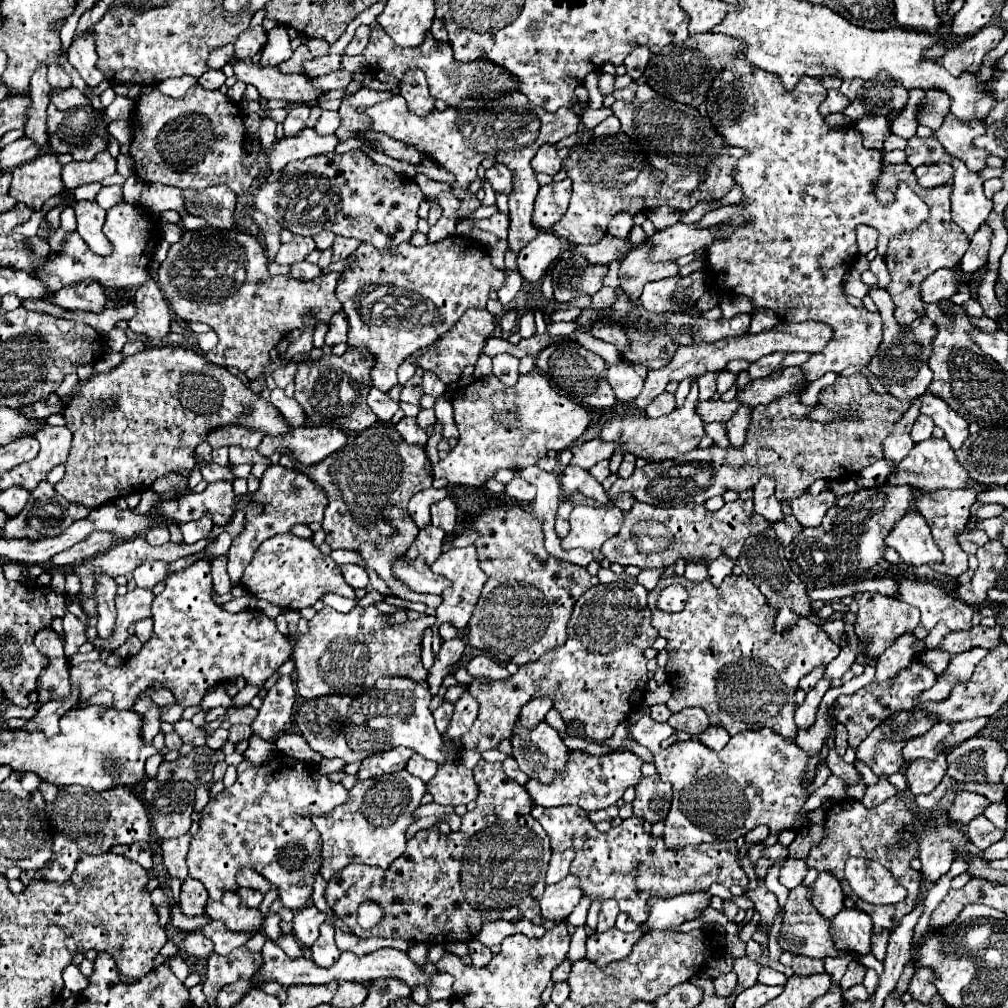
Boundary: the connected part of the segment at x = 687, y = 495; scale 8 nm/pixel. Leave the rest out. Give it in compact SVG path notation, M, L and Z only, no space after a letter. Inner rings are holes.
M852 374L848 378L838 376L832 386L822 388L818 394L818 404L836 414L840 402L848 402L848 406L856 408L856 422L854 414L840 422L838 418L824 424L808 420L808 412L812 412L814 406L804 406L800 402L800 390L784 394L768 406L756 406L750 412L746 442L740 450L712 444L706 450L694 448L672 460L648 462L644 468L636 468L630 478L618 478L608 494L614 498L620 492L632 492L638 502L652 506L704 504L708 498L720 496L726 490L744 492L752 488L760 476L768 476L776 480L776 496L784 502L804 494L814 480L850 480L862 468L882 458L880 442L888 436L894 422L912 406L912 400L896 400L890 394L875 393L867 378Z

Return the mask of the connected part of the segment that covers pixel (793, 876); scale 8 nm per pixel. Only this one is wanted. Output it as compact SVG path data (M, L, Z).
M788 858L788 860L782 864L782 868L780 868L779 881L789 890L792 890L804 880L806 872L808 872L806 862Z

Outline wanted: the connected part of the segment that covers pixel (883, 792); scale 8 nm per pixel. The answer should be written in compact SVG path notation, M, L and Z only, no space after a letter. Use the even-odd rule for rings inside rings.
M882 774L880 780L878 780L878 784L868 786L866 796L862 798L862 802L864 802L864 806L878 806L880 802L892 798L896 792L898 792L898 790L896 790L896 788L888 782L888 778Z

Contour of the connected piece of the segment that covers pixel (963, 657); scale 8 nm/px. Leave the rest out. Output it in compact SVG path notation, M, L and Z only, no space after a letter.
M972 648L964 654L956 654L950 658L948 668L938 676L936 684L930 690L924 690L914 704L922 704L922 702L942 702L950 696L950 690L958 684L958 682L966 682L972 676L974 666L980 662L982 658L982 650L980 648Z

